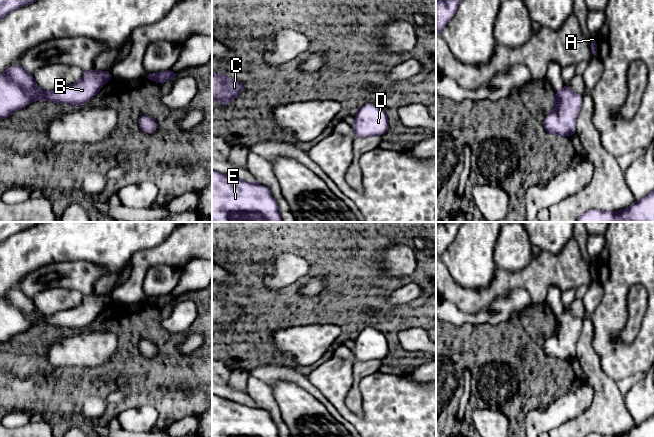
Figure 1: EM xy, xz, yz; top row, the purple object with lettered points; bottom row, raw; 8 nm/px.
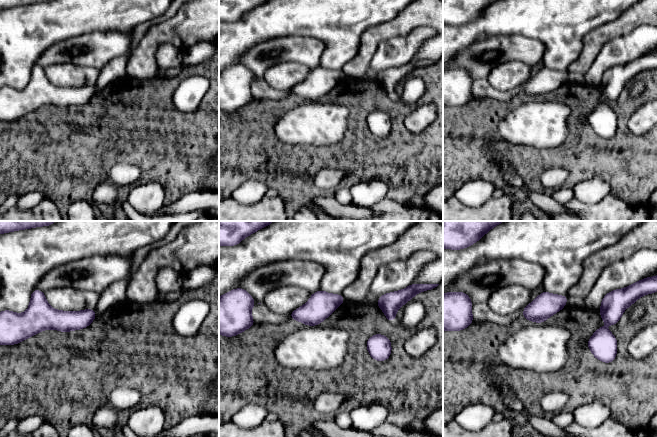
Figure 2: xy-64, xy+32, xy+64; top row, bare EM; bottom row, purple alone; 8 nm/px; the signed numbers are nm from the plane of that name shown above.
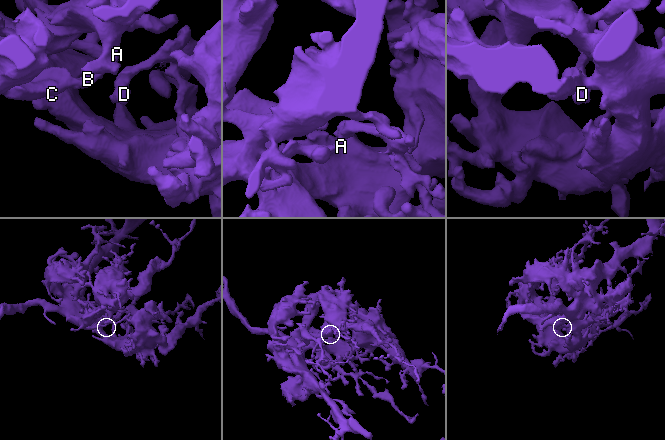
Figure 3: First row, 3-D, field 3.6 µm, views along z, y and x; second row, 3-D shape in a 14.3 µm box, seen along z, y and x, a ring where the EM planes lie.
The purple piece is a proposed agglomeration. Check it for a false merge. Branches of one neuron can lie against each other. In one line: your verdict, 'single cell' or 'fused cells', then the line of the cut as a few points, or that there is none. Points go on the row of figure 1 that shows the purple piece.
single cell; no cut

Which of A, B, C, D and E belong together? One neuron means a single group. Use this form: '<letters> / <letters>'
A B C D E

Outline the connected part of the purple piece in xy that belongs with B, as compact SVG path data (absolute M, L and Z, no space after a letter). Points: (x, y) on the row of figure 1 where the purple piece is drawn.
M14 64L0 74L0 119L5 119L13 112L26 107L36 100L45 100L57 104L65 103L70 107L86 104L113 75L109 71L95 69L84 71L82 78L71 85L62 86L54 91L43 91L39 88L32 74L28 74L20 65Z

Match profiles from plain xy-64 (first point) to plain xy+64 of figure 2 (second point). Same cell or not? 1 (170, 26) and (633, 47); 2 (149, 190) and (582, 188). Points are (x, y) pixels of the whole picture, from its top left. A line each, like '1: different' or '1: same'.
1: different
2: same

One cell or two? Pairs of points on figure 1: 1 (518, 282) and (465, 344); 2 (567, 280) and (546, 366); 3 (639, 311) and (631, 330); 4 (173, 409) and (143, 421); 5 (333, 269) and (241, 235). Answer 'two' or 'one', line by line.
1: two
2: two
3: one
4: two
5: one

